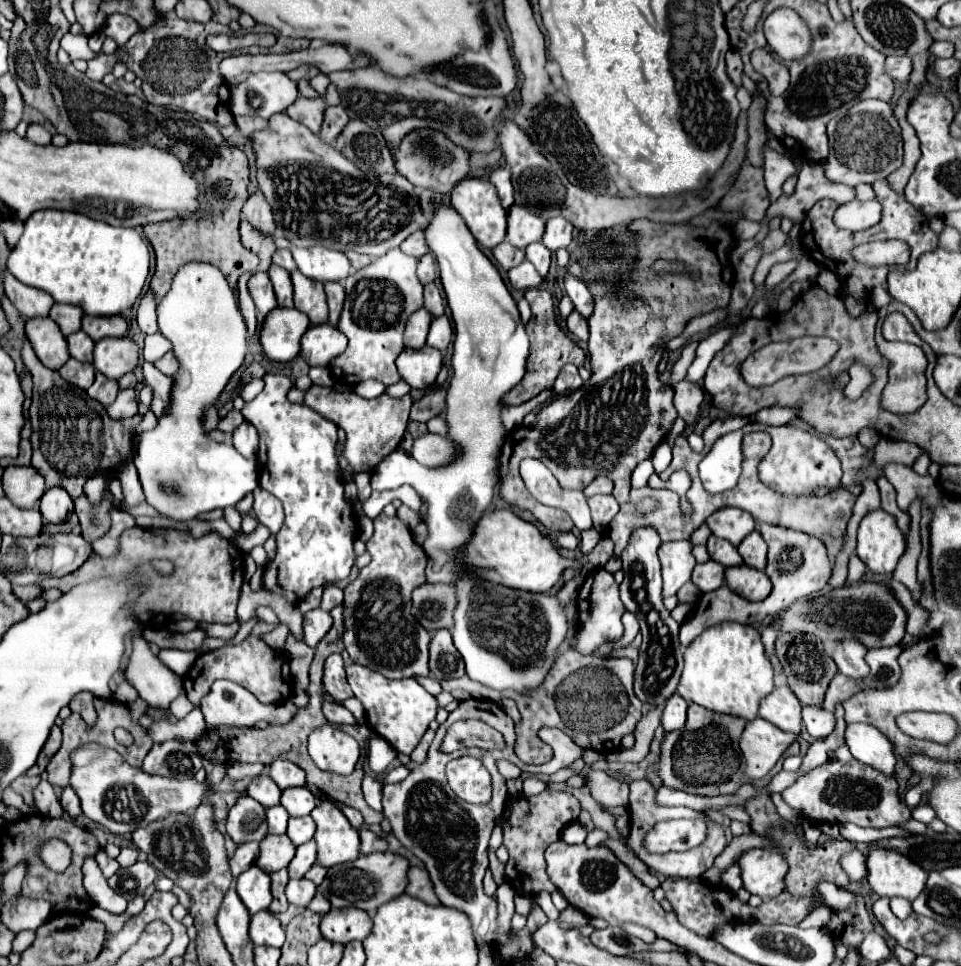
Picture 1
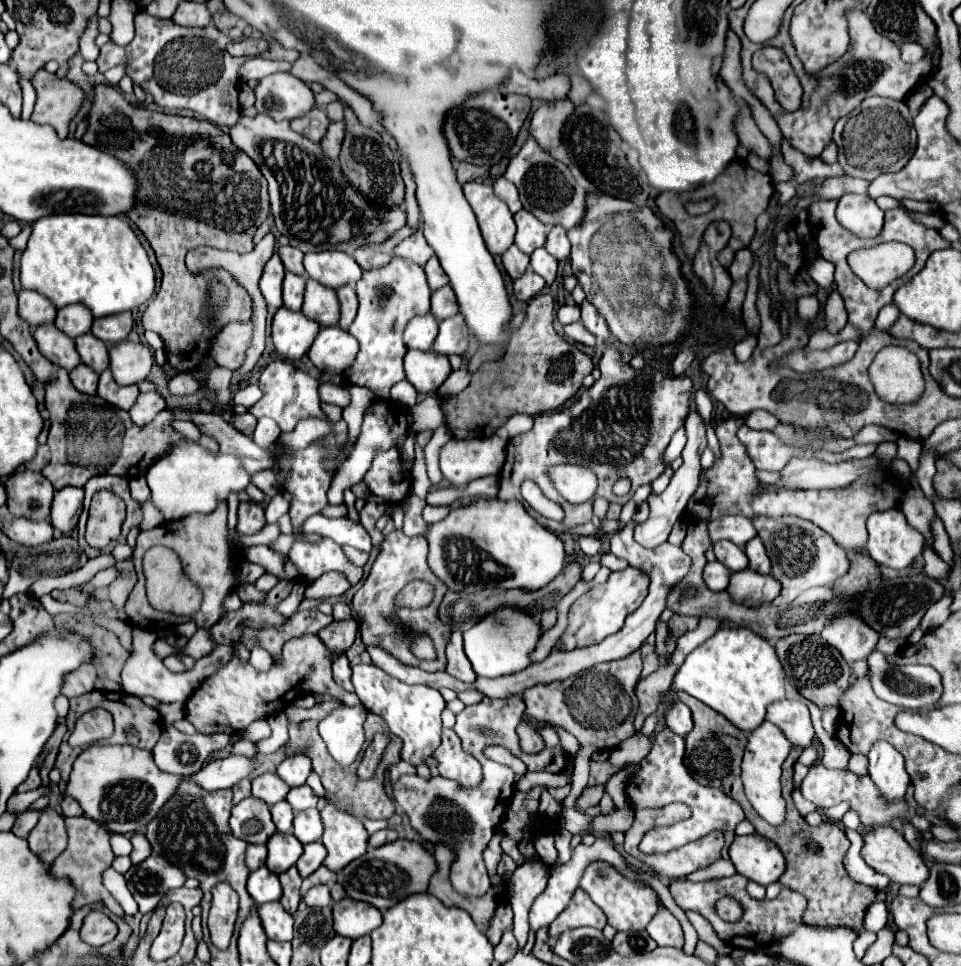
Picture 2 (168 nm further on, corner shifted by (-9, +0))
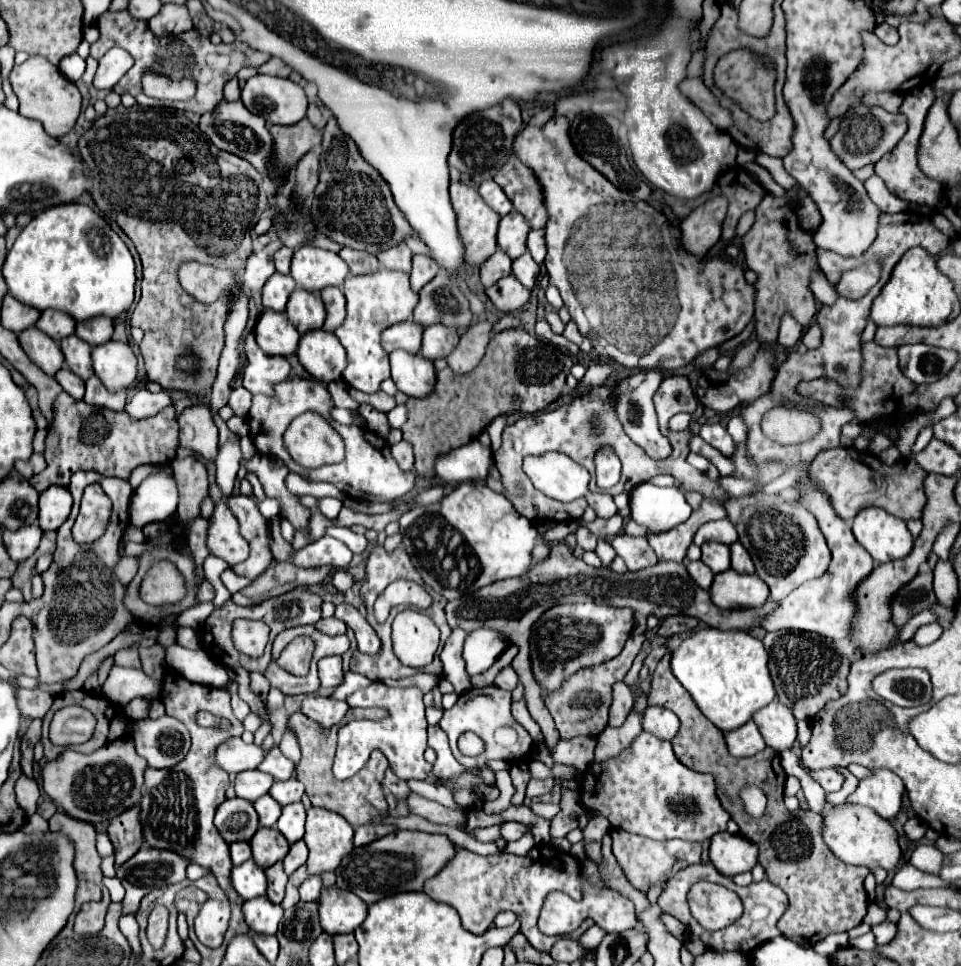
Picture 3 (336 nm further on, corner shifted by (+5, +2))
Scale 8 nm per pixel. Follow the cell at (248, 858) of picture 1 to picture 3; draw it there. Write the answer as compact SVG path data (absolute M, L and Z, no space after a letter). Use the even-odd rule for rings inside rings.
M240 841L240 843L232 843L230 845L230 859L232 859L234 865L240 865L240 863L244 863L250 857L252 857L252 851L250 851L248 843Z

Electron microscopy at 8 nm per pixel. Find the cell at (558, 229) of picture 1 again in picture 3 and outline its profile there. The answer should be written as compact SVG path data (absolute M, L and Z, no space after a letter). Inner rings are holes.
M530 231L528 233L528 251L534 257L536 263L542 263L546 257L546 243L544 243L544 231Z

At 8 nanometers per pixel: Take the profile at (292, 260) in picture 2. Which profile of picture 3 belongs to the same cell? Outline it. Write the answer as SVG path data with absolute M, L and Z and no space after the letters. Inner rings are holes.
M282 247L282 249L274 255L274 263L276 263L276 271L278 271L278 273L282 273L282 275L288 275L288 273L290 273L292 255L294 255L294 249L290 249L290 247Z

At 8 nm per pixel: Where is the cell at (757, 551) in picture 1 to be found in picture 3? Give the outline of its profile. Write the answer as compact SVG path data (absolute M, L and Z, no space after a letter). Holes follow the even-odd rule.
M736 541L736 543L732 543L730 545L730 551L732 551L732 569L736 571L736 573L754 573L754 563L752 563L752 559L750 559L750 555L746 553L746 549Z

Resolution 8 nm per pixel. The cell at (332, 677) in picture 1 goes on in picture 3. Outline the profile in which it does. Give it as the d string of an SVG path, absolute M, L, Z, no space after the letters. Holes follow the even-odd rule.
M324 657L318 661L318 675L322 687L338 687L344 679L342 657Z

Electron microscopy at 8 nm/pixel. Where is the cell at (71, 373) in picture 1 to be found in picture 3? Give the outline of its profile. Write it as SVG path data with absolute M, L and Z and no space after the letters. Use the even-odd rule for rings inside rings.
M62 367L62 369L58 371L58 375L56 375L56 381L58 381L58 383L62 385L62 389L64 389L68 395L72 395L74 399L82 399L82 397L84 397L84 381L82 381L78 375L70 373L70 369Z

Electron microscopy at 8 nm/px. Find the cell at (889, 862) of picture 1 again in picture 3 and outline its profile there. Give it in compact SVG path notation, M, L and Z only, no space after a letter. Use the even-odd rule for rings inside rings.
M826 801L822 811L822 839L840 861L852 865L864 865L868 869L882 867L886 871L892 871L902 855L898 847L896 829L878 813L874 813L874 809L864 805L852 805L852 803L832 805Z

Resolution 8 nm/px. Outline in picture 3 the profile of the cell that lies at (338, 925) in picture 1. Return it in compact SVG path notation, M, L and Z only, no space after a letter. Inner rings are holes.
M330 887L320 897L320 925L326 933L352 933L366 919L366 905L350 891Z

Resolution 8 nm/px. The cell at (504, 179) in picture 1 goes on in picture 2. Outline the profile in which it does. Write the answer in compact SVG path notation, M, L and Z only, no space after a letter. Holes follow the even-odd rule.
M498 177L498 179L494 181L494 191L496 191L496 195L498 195L500 199L504 199L504 201L508 203L508 207L510 207L512 213L516 213L516 211L522 209L522 203L520 203L520 197L518 197L518 189L516 189L516 185L514 185L512 181L508 181L506 177Z

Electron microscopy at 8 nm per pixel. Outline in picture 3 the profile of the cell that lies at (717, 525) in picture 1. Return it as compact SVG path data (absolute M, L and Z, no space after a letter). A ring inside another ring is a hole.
M720 519L720 521L708 521L706 525L702 525L698 529L698 533L694 535L694 543L702 545L706 541L718 541L718 543L726 543L732 545L738 539L738 533L734 529L734 525L728 519Z

